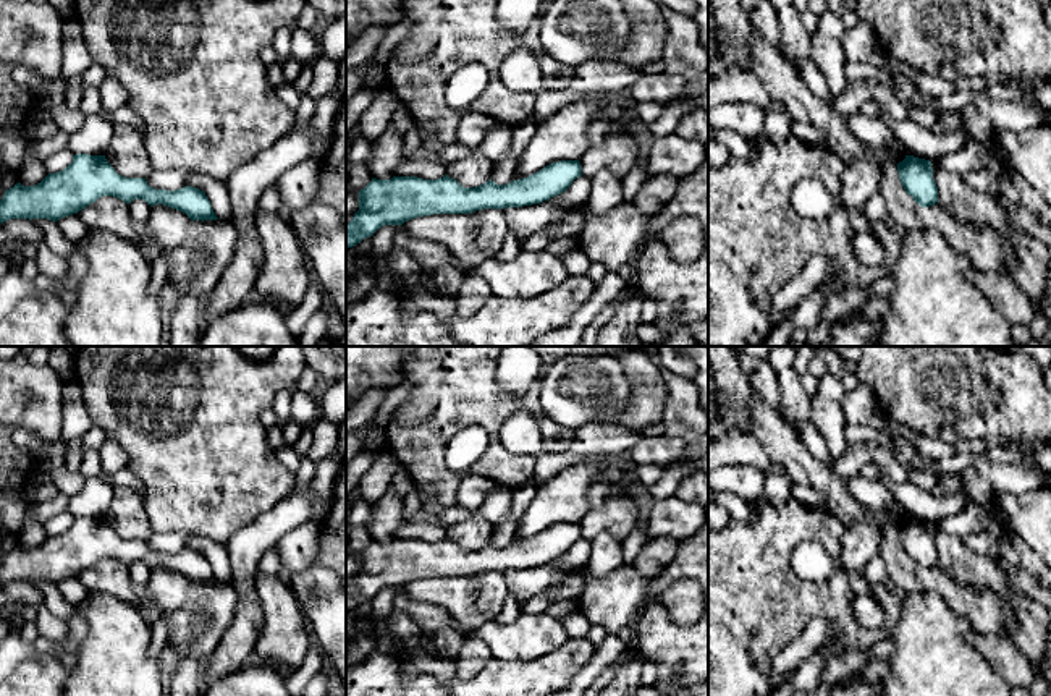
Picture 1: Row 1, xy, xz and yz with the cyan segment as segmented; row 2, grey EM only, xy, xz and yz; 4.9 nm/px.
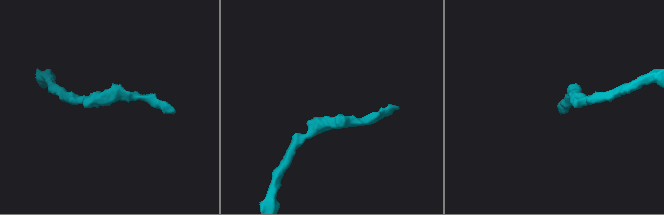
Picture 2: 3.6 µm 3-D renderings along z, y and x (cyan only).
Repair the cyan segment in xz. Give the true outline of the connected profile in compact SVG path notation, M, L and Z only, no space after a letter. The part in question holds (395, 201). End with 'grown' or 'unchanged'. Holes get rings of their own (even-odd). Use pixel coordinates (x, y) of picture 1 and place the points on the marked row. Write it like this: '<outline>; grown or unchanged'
M561 160L503 186L488 180L480 186L464 188L448 175L438 180L372 178L359 191L359 210L346 223L346 248L372 236L383 225L403 225L416 217L540 204L564 193L580 175L579 160Z; unchanged

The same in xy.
M76 154L61 172L49 173L34 186L16 183L0 201L0 223L11 219L49 219L57 222L78 214L102 196L113 196L126 204L134 199L184 212L194 220L217 220L209 197L192 186L167 191L154 189L146 178L126 178L115 172L105 155Z; unchanged

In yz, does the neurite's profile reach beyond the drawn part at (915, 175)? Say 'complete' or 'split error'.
complete

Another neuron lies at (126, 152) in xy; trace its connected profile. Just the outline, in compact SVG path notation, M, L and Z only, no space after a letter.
M115 125L105 152L107 162L126 178L147 178L150 173L144 133L131 125Z

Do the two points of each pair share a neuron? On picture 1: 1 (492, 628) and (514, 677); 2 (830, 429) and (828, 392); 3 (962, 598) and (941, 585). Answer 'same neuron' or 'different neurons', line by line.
1: different neurons
2: same neuron
3: same neuron

